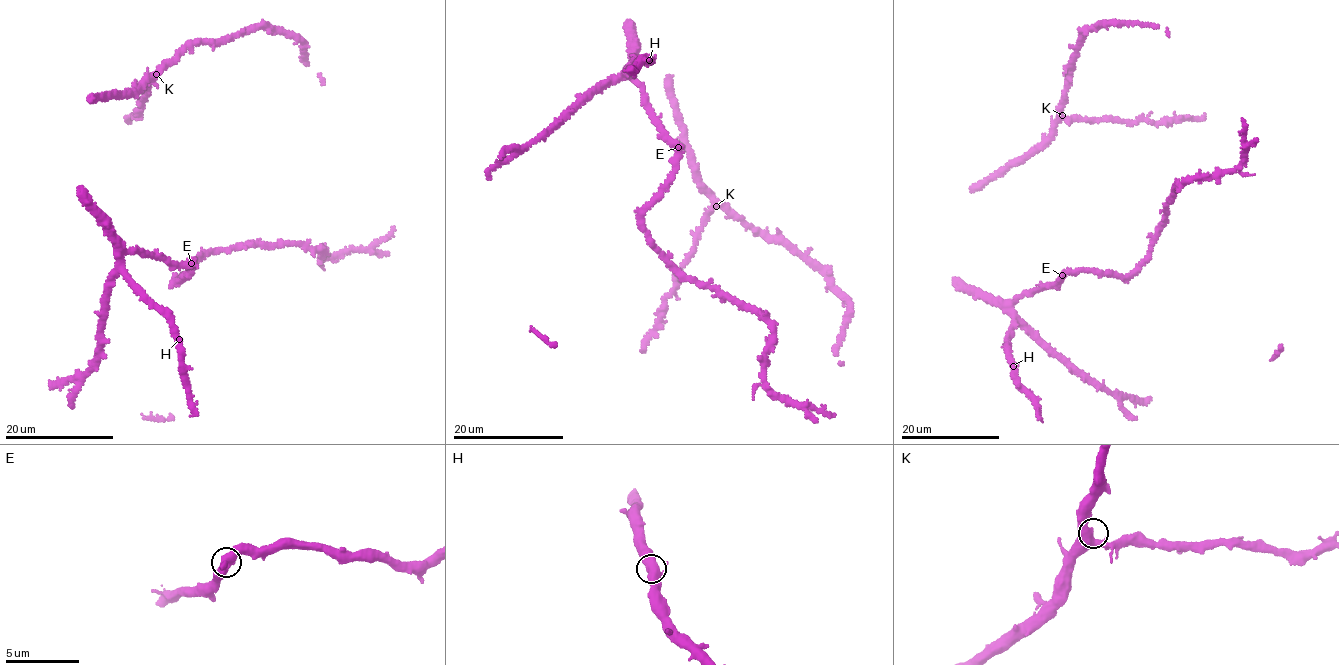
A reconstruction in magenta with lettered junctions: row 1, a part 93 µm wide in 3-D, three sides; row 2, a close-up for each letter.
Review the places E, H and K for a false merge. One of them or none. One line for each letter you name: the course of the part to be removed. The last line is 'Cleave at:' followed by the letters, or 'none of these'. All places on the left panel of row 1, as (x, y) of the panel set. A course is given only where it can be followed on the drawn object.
Cleave at: none of these

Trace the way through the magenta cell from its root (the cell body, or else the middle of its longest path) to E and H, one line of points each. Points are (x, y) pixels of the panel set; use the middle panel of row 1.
E: (632, 48), (634, 81), (641, 88), (642, 104), (651, 112), (660, 132), (678, 148)
H: (632, 48), (626, 74), (623, 71), (638, 59), (649, 60)

